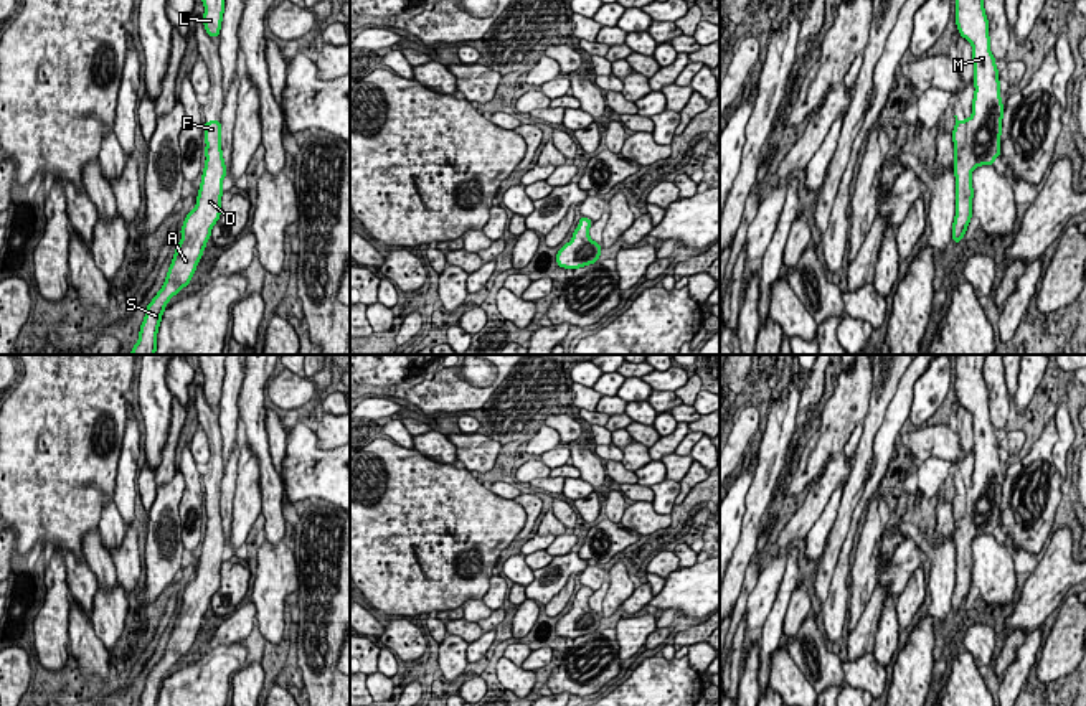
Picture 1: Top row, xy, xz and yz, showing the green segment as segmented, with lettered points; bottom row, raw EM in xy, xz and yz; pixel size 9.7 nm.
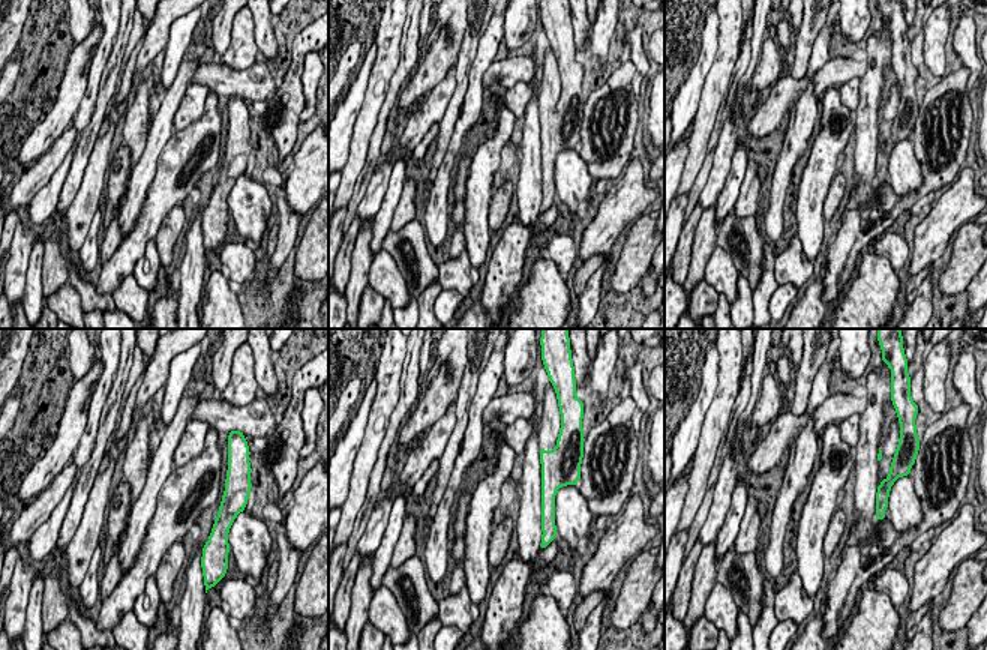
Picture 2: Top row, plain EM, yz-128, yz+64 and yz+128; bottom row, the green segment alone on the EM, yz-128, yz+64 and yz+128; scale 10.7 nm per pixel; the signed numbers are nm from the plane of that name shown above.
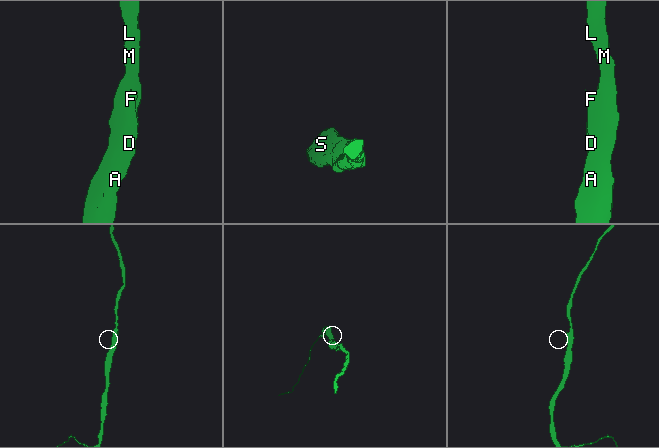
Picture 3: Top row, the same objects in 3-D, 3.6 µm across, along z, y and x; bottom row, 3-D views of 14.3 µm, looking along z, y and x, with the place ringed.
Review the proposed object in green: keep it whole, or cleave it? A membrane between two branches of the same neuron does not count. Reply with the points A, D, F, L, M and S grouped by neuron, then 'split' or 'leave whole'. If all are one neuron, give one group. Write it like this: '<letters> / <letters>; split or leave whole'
A D F L M S; leave whole

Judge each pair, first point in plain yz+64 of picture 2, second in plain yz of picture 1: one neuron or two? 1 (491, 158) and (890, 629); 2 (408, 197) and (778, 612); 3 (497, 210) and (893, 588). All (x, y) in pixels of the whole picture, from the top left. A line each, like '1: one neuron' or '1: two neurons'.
1: one neuron
2: two neurons
3: two neurons

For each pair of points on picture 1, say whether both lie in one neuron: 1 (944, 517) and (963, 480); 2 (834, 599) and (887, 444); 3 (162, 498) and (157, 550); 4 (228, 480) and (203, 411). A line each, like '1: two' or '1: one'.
1: two
2: one
3: one
4: two

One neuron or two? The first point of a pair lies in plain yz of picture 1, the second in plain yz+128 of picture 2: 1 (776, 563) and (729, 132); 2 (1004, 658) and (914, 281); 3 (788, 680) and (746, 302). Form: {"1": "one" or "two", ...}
{"1": "one", "2": "one", "3": "two"}

